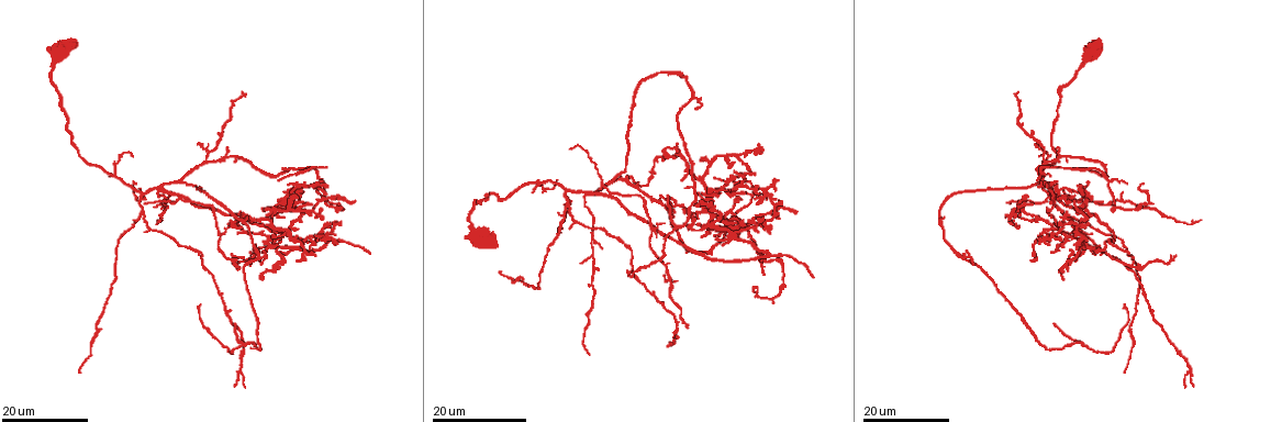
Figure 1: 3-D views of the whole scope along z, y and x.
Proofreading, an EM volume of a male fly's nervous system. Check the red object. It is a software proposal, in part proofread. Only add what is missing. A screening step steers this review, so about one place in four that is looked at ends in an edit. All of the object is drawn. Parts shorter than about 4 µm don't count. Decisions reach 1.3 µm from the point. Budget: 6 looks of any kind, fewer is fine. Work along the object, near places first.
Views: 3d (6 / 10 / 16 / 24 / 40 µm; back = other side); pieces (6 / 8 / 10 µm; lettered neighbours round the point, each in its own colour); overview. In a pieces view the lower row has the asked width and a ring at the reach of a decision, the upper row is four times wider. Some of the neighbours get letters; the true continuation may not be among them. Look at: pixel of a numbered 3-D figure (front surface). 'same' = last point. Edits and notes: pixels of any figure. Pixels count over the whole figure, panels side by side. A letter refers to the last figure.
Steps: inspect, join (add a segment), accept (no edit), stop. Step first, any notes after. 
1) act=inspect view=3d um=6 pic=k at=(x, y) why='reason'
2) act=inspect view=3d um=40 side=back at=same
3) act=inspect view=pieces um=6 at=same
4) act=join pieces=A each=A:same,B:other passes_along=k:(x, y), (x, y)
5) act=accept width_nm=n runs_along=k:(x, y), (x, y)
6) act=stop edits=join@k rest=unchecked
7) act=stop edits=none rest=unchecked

act=inspect view=3d um=24 pic=1 at=(1125, 305) why='tapers out'

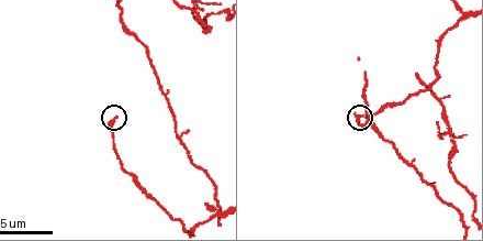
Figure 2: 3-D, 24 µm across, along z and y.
act=inspect view=pieces um=6 pic=2 at=(361, 116)

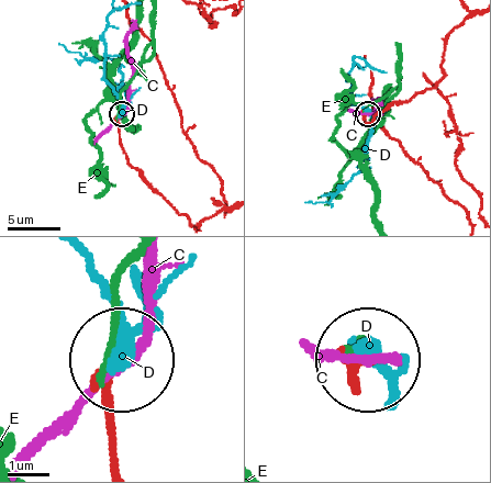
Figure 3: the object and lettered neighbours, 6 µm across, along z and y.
act=accept each=C:other,D:other,E:other found='none of them fits'

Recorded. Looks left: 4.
act=inspect view=3d um=24 pic=1 at=(1056, 185) why='free end'

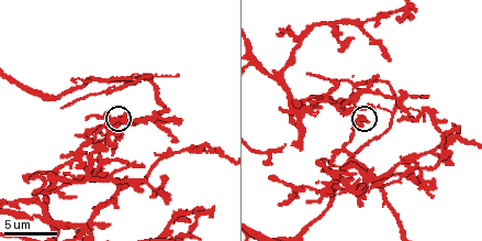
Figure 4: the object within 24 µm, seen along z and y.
act=inspect view=pieces um=10 pic=4 at=(368, 121) why='see the neighbours'

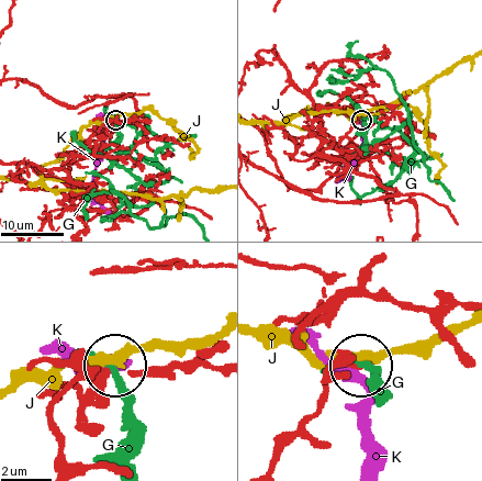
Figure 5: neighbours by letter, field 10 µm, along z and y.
act=accept width_nm=200 each=G:other,J:other,K:other found='none of them fits'

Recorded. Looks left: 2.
act=inspect view=3d um=16 pic=1 at=(1032, 254) why='branch stops here'

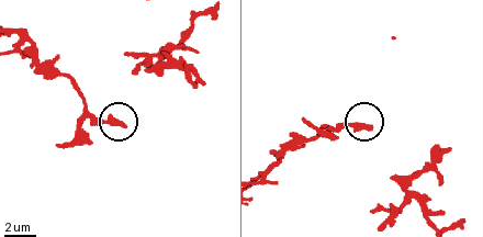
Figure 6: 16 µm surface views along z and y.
act=inspect view=pieces um=8 pic=6 at=(126, 126)

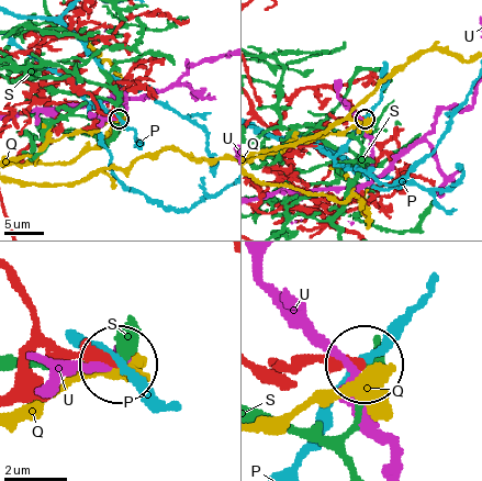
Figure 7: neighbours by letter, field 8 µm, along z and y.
act=accept width_nm=300 each=P:other,Q:other,S:other,U:other runs_along=7:(14, 289), (56, 344), (116, 365) found='no lettered segment goes on from it'

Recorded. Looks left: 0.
act=stop edits=none rest=unchecked

